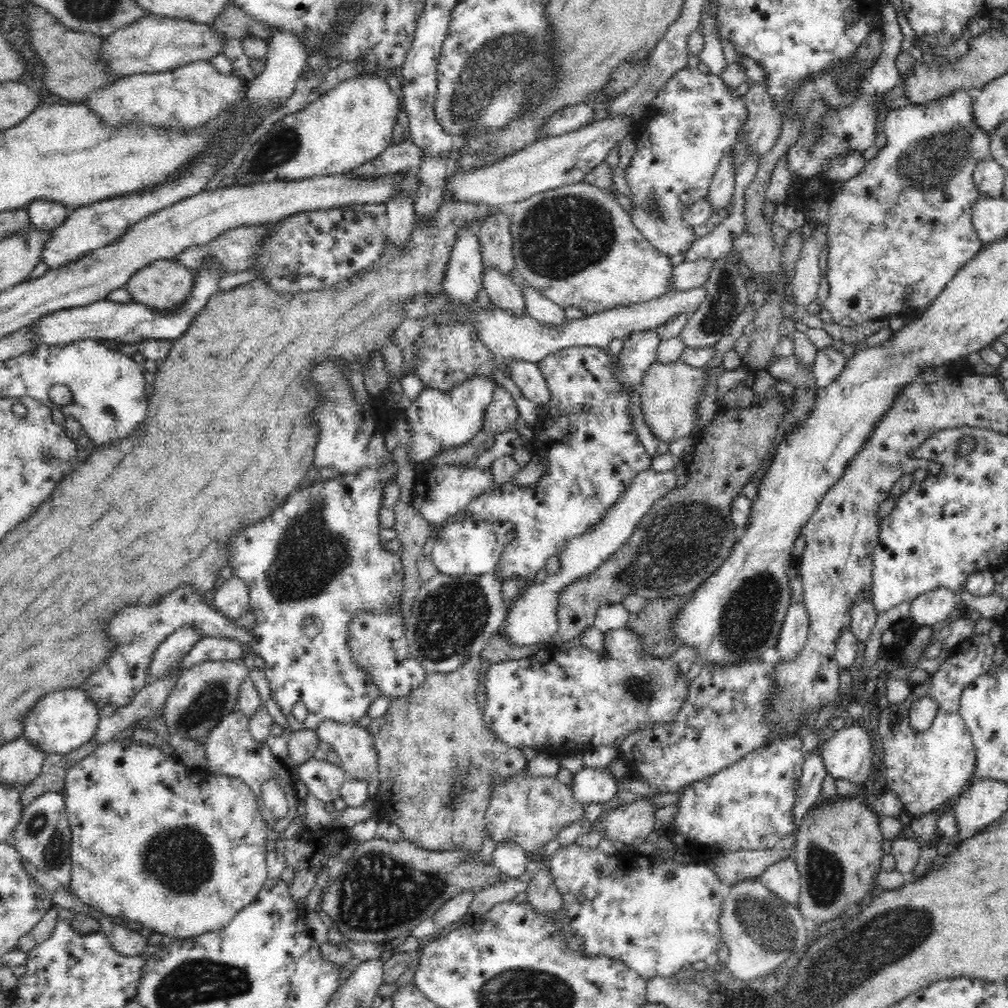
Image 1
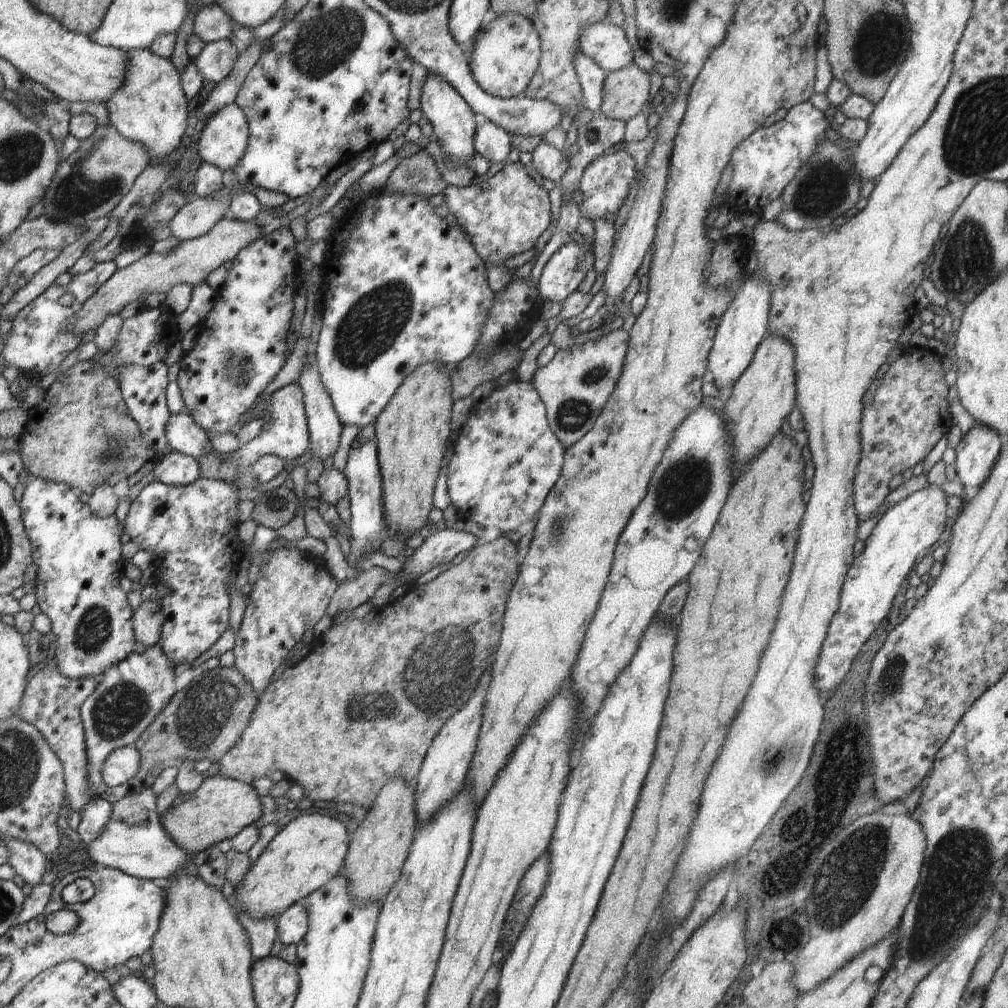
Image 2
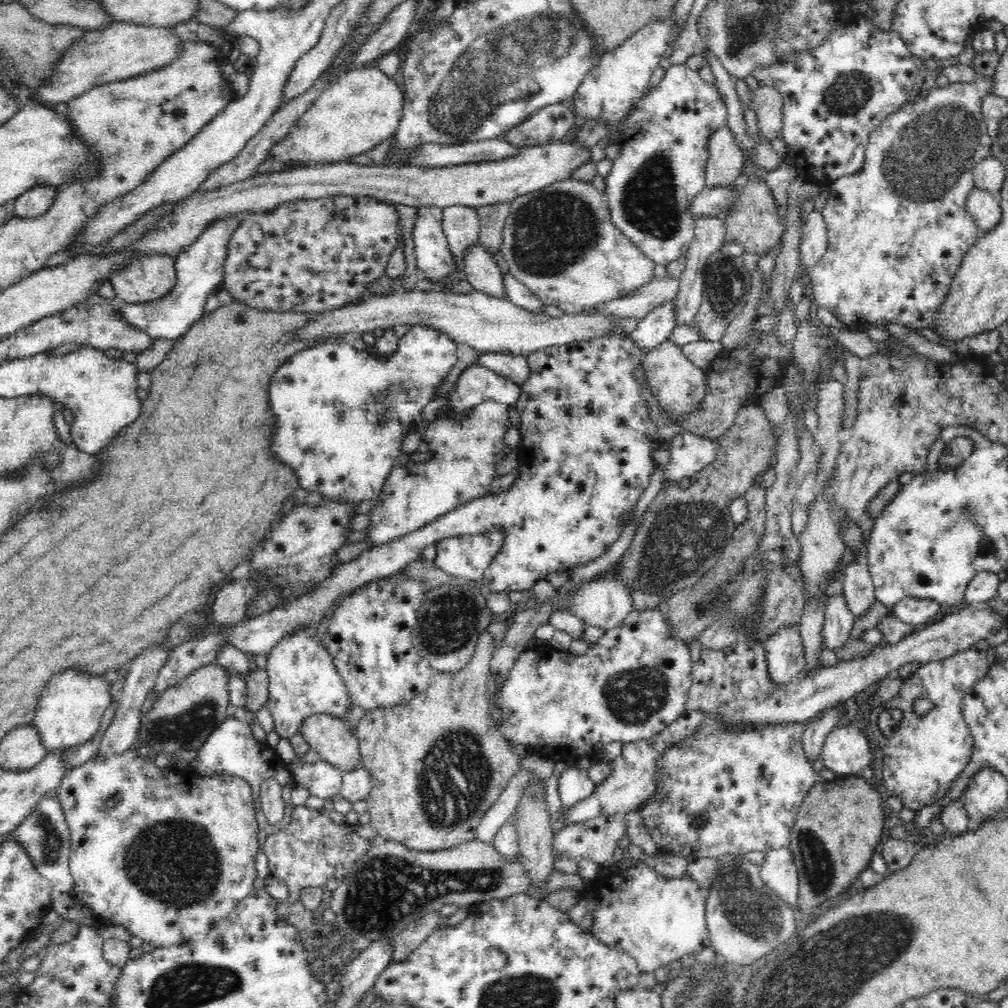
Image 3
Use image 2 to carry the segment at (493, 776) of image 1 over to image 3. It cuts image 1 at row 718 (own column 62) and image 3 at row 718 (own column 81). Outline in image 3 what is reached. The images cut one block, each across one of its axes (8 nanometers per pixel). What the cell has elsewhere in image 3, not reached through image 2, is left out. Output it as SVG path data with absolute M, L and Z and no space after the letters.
M486 628L486 632L478 638L478 644L474 648L474 654L472 654L470 662L464 668L452 674L434 672L425 691L417 694L410 702L407 702L405 705L399 704L390 708L368 711L359 720L355 734L358 737L362 765L368 769L373 787L365 802L368 804L368 813L371 815L370 826L376 829L379 833L378 836L382 837L384 841L400 842L406 848L416 850L417 852L437 852L475 840L477 838L476 829L480 826L482 818L484 818L486 812L492 808L502 795L502 792L508 787L509 781L522 769L520 760L523 755L512 751L509 740L493 721L492 710L490 710L490 704L488 703L486 680L488 680L489 666L495 650L493 636Z

